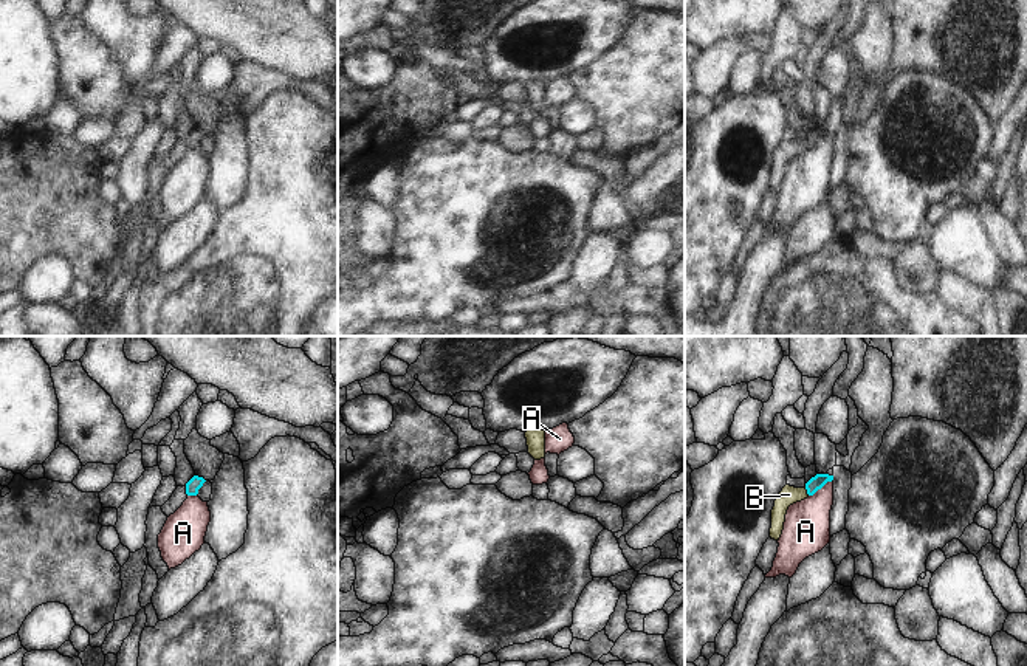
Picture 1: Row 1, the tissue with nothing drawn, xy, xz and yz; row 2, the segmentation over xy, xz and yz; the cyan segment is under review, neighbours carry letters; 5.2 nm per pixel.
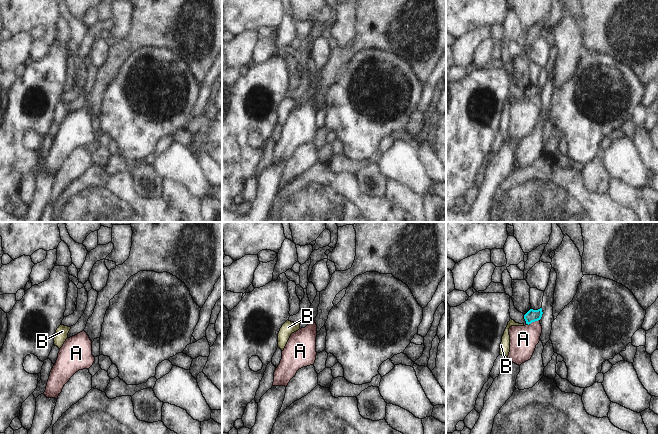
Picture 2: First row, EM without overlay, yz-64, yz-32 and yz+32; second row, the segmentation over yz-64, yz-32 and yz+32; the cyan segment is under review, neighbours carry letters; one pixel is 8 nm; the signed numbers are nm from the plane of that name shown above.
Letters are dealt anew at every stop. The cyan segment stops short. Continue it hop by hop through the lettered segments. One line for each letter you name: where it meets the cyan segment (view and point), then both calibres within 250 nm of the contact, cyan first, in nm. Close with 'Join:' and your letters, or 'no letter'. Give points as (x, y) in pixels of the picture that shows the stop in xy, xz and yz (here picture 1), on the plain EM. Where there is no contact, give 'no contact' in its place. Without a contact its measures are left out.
B: contact yz (807, 144); calibres 70 and 90 nm
Join: B

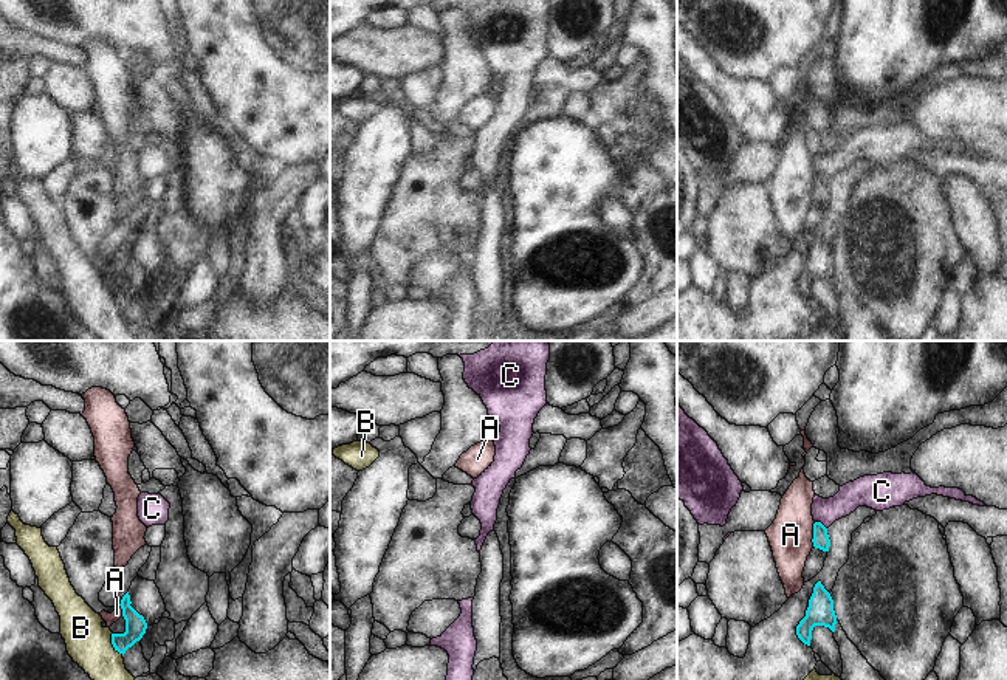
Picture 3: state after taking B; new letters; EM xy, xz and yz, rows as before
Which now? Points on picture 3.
Join: no letter

